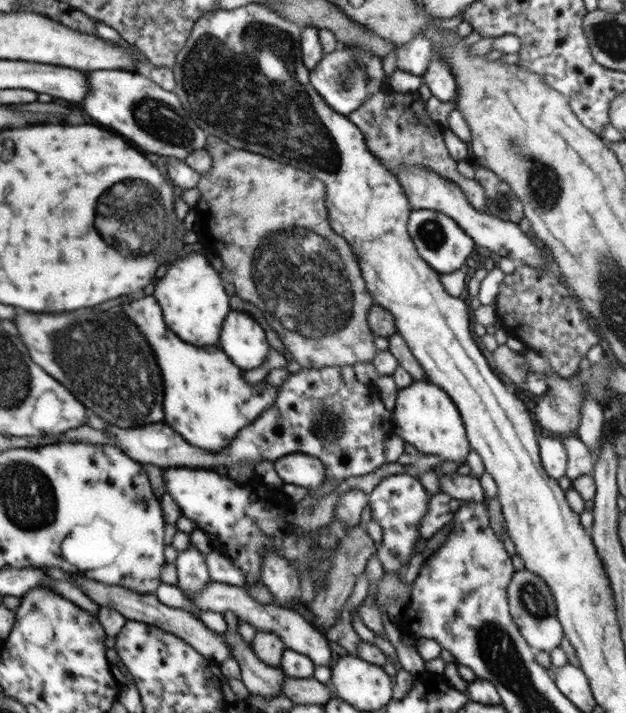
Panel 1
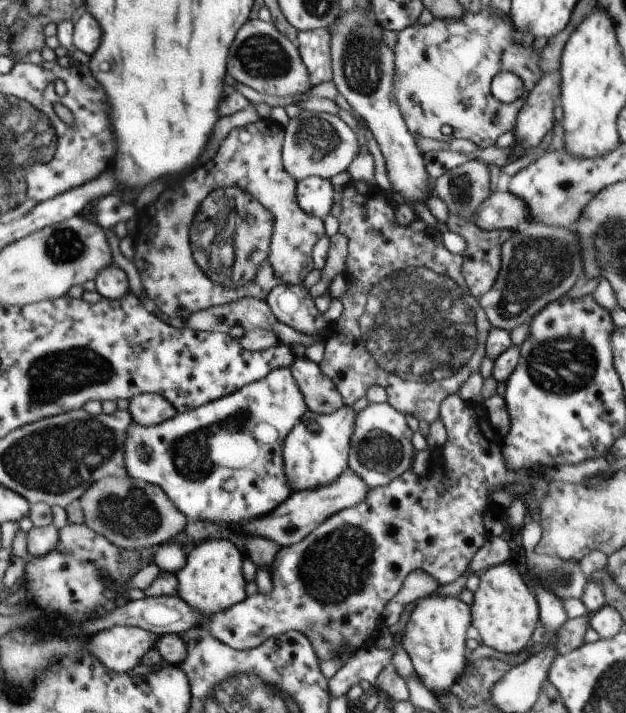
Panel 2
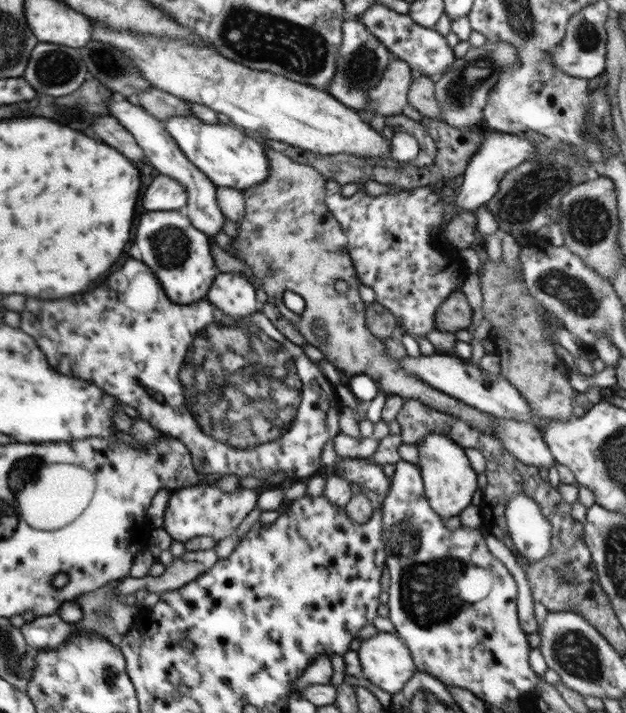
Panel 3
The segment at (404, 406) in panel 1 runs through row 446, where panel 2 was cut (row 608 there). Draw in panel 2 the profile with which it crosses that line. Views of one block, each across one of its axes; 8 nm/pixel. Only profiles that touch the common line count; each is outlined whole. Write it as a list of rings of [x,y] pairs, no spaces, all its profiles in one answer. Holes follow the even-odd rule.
[[[436,594],[417,601],[416,607],[405,626],[402,638],[404,650],[409,654],[416,675],[434,695],[444,695],[465,673],[469,650],[466,648],[466,630],[471,625],[471,608],[457,597],[442,598]]]

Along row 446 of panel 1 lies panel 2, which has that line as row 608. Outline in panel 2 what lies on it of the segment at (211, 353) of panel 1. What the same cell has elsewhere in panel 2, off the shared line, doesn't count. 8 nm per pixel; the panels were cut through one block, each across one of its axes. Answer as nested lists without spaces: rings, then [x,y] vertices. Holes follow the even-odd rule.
[[[210,539],[200,541],[189,548],[187,565],[175,575],[179,582],[178,596],[188,605],[207,617],[216,616],[221,610],[230,609],[246,598],[242,578],[242,554],[228,539]]]

